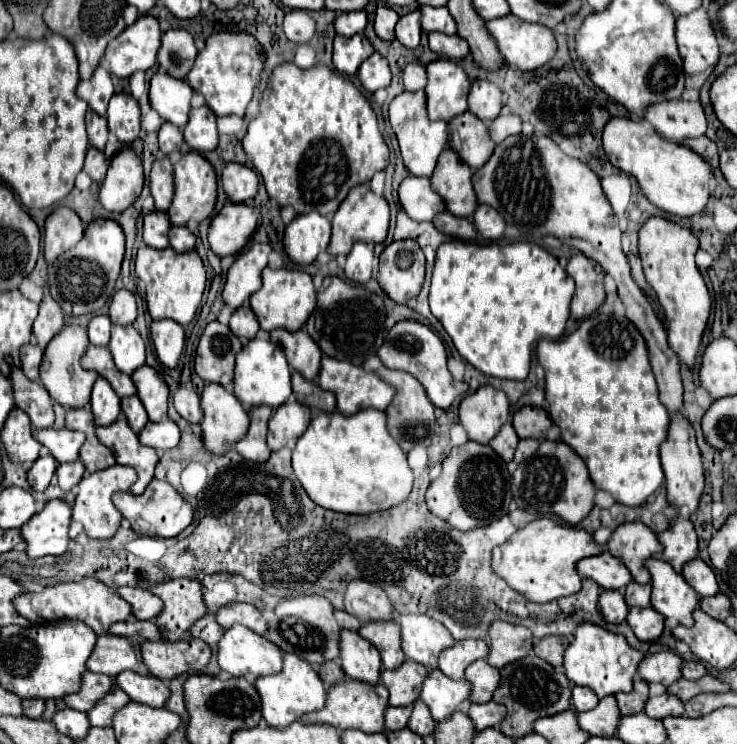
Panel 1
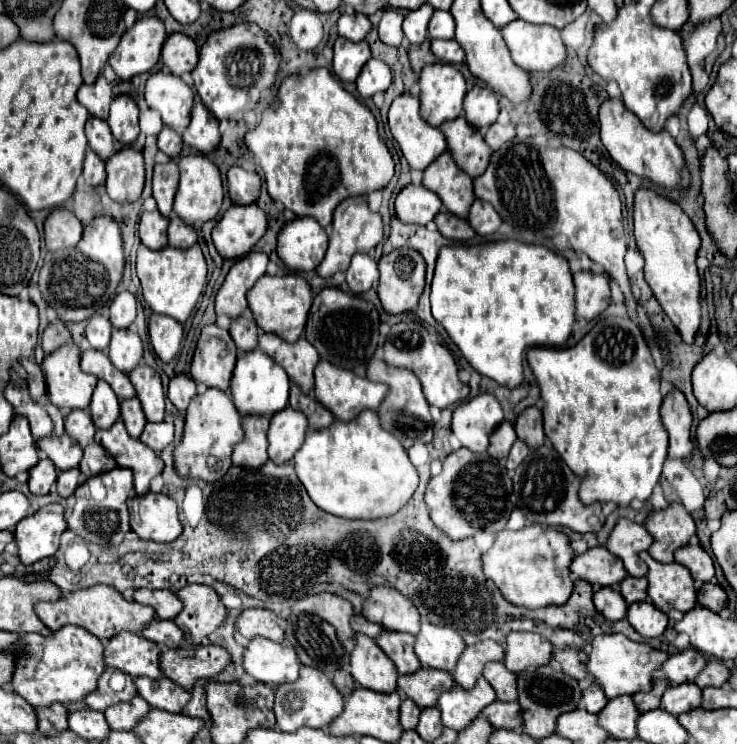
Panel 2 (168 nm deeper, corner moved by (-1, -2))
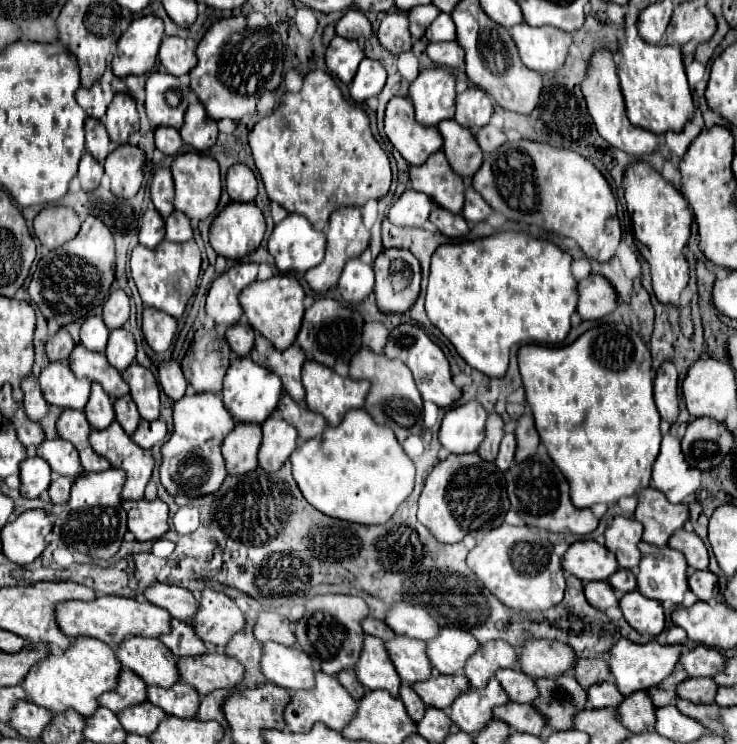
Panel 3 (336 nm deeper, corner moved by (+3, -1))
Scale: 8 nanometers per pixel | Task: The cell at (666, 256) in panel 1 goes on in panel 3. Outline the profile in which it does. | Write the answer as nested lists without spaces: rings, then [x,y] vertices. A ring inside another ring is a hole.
[[[645,162],[629,166],[625,170],[625,180],[627,180],[625,188],[627,212],[631,212],[637,248],[649,264],[653,292],[661,304],[679,308],[679,296],[683,288],[689,284],[689,264],[683,254],[693,222],[689,204],[673,184],[669,184],[659,172],[655,172]]]

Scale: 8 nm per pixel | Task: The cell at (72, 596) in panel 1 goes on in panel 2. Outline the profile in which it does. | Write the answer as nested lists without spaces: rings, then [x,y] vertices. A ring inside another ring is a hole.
[[[95,585],[89,589],[81,589],[75,593],[63,593],[61,599],[57,601],[47,601],[47,603],[37,603],[35,613],[39,619],[53,631],[65,627],[65,625],[77,625],[87,631],[91,631],[95,637],[107,641],[113,635],[121,631],[131,631],[139,633],[143,631],[145,625],[149,625],[155,619],[155,611],[149,605],[141,605],[137,601],[125,601],[123,595],[109,585]]]

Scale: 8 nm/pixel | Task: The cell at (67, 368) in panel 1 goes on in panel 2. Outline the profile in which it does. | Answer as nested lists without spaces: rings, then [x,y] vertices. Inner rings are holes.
[[[63,345],[47,355],[41,369],[47,383],[47,397],[59,409],[87,409],[97,377],[83,373],[79,367],[79,349]]]

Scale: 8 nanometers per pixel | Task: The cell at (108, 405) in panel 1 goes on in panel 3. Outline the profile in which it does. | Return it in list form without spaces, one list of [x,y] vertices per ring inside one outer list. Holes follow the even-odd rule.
[[[93,382],[91,386],[91,396],[85,406],[85,414],[89,418],[91,428],[97,428],[97,430],[103,430],[105,426],[109,426],[115,420],[113,400],[105,394],[105,390],[97,382]]]

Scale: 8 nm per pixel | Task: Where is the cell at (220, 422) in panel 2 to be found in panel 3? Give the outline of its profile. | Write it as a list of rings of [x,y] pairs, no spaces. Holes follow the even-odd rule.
[[[193,392],[185,394],[185,398],[173,406],[173,422],[175,430],[161,448],[161,484],[173,496],[199,498],[213,494],[227,476],[221,456],[221,442],[235,428],[233,416],[223,406],[221,396],[213,392]]]

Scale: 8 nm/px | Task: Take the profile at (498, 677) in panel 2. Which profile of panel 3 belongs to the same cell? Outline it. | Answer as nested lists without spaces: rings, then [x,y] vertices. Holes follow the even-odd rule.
[[[497,670],[495,678],[499,680],[499,684],[503,686],[503,690],[507,692],[511,702],[533,702],[533,698],[537,698],[537,688],[533,686],[533,680],[527,674],[521,674],[521,670]]]

